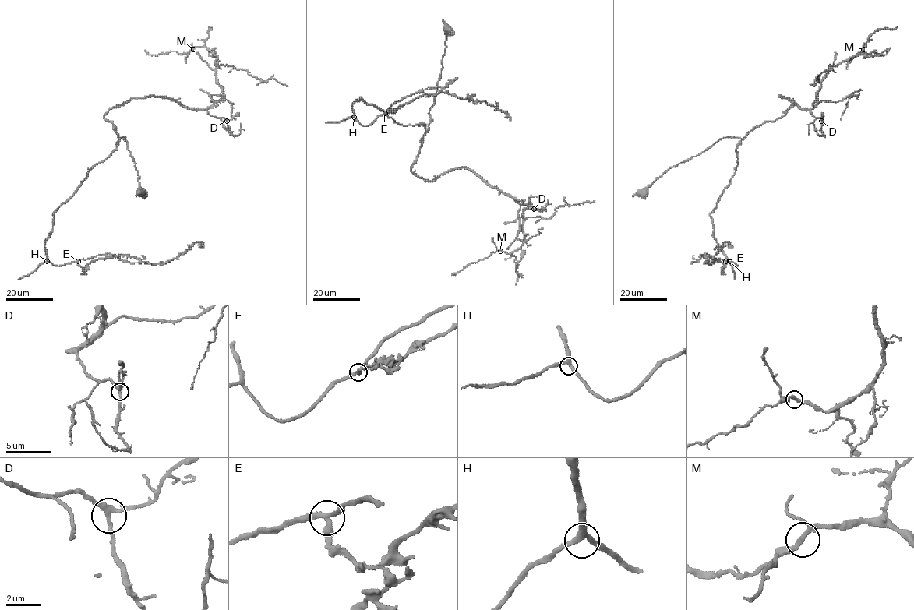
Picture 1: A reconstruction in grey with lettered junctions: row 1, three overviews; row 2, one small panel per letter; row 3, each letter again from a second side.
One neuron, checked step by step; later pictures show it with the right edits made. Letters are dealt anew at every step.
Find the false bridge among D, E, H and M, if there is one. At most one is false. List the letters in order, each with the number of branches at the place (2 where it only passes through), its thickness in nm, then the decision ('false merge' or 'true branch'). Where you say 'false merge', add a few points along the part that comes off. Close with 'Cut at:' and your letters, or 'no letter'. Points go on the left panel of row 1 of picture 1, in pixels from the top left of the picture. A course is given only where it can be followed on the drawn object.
D: 3 | 280 nm | true branch
E: 3 | 260 nm | true branch
H: 3 | 260 nm | true branch
M: 3 | 240 nm | true branch
Cut at: no letter

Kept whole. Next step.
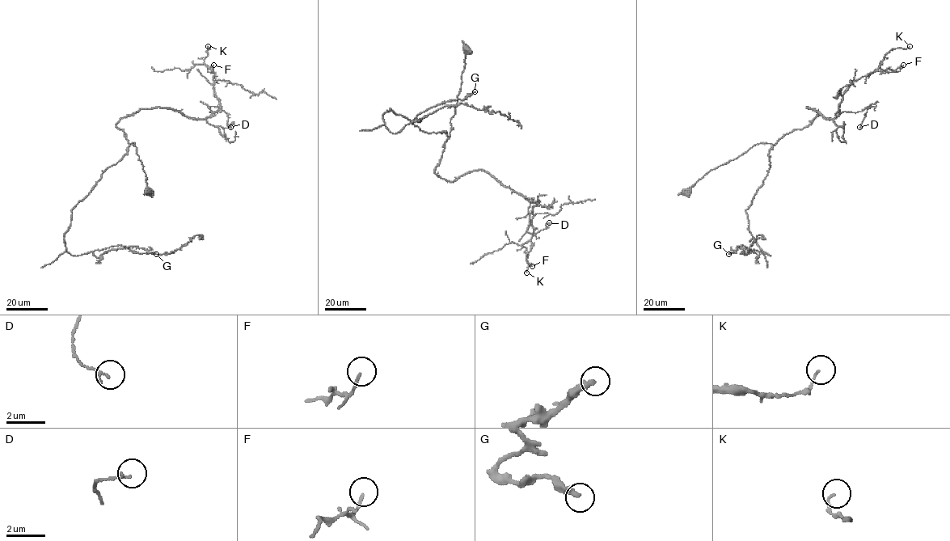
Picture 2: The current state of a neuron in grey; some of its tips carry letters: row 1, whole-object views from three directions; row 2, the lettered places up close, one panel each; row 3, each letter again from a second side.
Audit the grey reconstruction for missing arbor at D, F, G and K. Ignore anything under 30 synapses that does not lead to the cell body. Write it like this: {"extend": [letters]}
{"extend": []}

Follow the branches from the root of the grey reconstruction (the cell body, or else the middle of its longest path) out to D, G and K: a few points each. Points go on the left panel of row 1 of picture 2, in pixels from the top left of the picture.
D: (147, 192), (137, 148), (116, 126), (121, 119), (153, 107), (206, 119), (215, 106), (230, 127)
G: (147, 192), (132, 143), (72, 209), (65, 244), (74, 255), (117, 245), (156, 254)
K: (147, 192), (137, 148), (116, 124), (153, 107), (196, 119), (215, 112), (215, 73), (204, 63), (208, 46)

